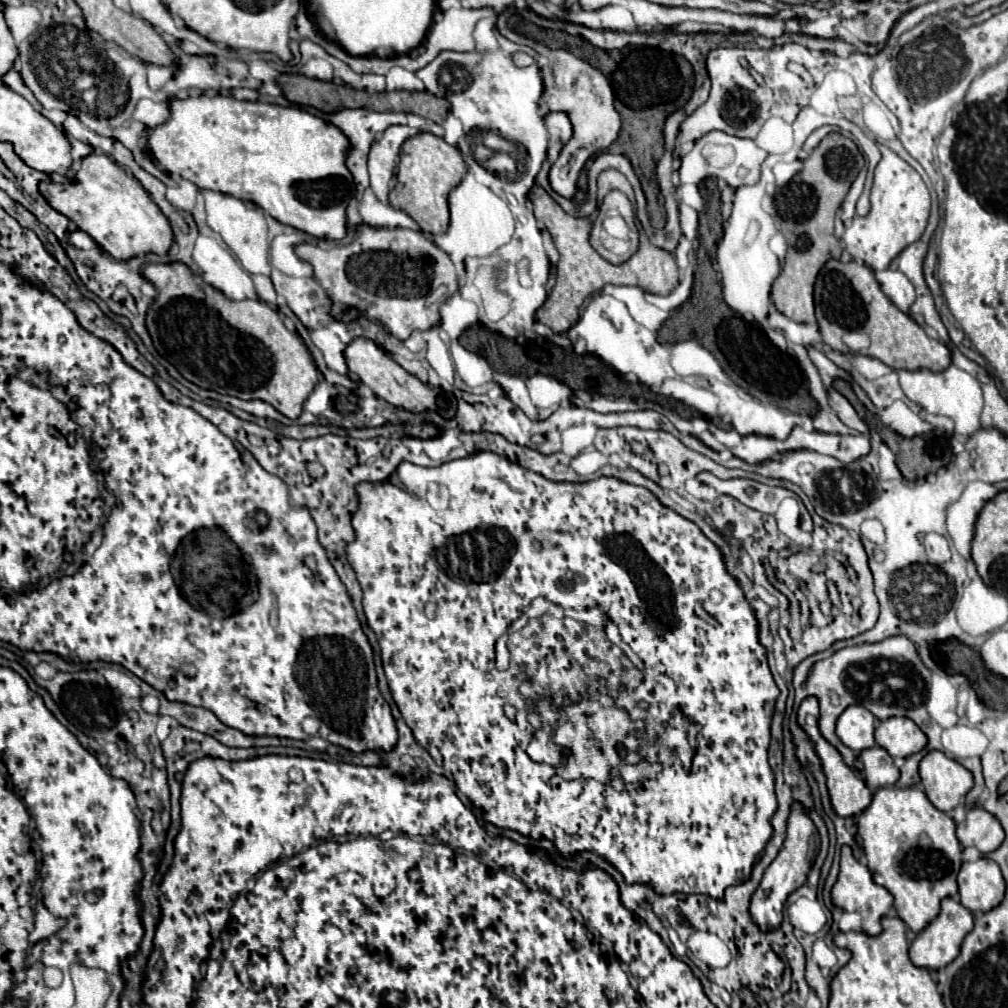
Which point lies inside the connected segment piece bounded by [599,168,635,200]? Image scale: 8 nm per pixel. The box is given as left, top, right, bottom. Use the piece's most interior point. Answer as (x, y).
(611, 177)

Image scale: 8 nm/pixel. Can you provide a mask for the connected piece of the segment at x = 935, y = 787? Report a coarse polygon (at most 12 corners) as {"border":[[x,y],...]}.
{"border":[[939,750],[919,776],[929,802],[951,812],[973,786],[971,772]]}

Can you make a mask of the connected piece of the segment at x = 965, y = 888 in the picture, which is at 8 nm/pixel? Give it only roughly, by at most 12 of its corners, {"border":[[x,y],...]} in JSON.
{"border":[[991,858],[963,862],[961,904],[989,912],[1005,896]]}

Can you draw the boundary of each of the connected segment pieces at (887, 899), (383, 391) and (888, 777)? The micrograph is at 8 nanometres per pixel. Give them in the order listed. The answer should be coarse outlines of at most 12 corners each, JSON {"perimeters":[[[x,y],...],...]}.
{"perimeters":[[[841,848],[831,890],[839,910],[861,914],[861,932],[877,936],[893,896],[867,866]],[[355,338],[349,370],[409,412],[439,410],[437,394],[373,340]],[[881,746],[863,750],[869,788],[893,786],[899,770]]]}

